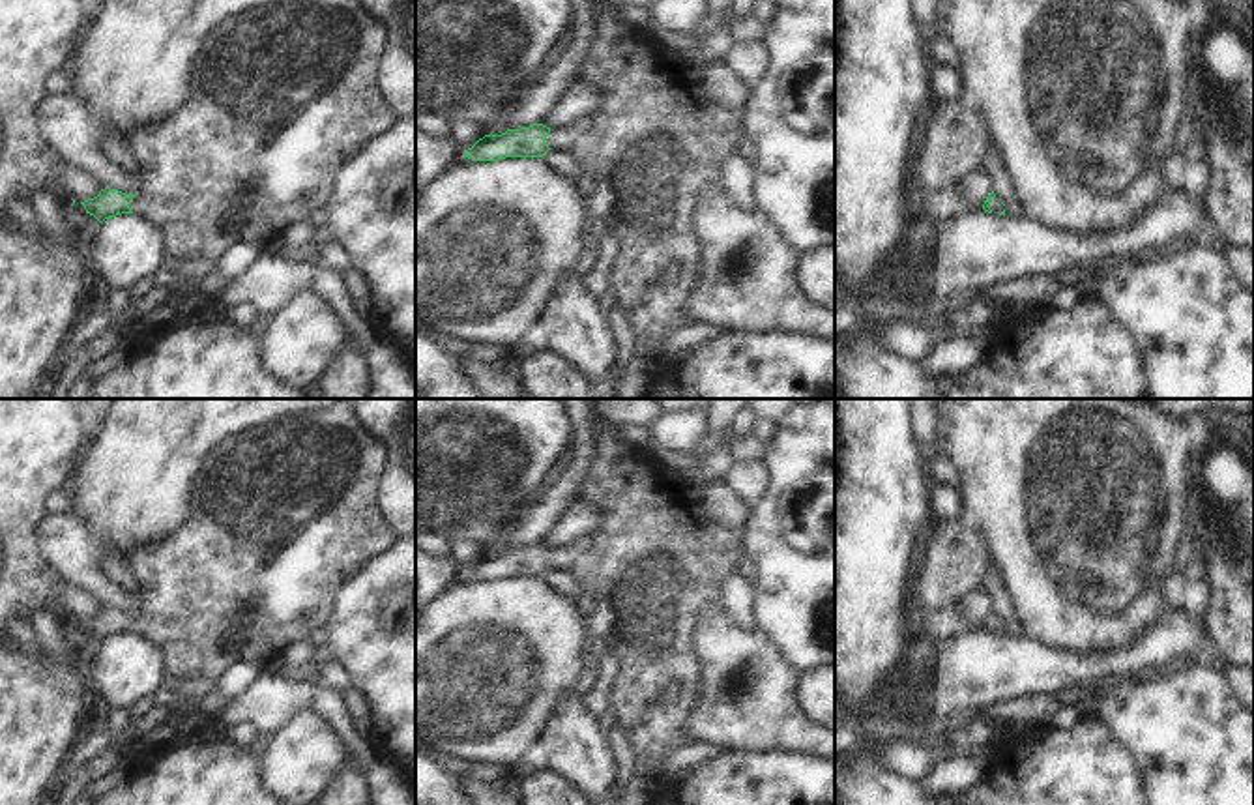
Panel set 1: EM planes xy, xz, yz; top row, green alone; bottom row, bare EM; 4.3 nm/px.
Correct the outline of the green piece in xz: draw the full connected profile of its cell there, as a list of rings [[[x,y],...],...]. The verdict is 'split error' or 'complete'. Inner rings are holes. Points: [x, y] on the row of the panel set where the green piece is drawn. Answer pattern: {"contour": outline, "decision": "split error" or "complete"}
{"contour": [[[593,0],[593,37],[580,60],[575,80],[599,92],[597,109],[558,129],[543,124],[507,129],[502,135],[485,135],[464,157],[472,161],[498,161],[505,157],[543,157],[550,148],[567,152],[578,163],[578,174],[593,183],[586,200],[591,217],[599,217],[618,243],[616,262],[608,273],[608,294],[623,313],[631,333],[648,348],[648,356],[663,361],[664,346],[672,333],[691,326],[685,313],[700,279],[696,251],[700,240],[694,232],[694,210],[704,193],[721,180],[721,165],[737,152],[743,137],[741,118],[717,105],[698,84],[698,69],[683,52],[664,47],[649,32],[623,22],[616,9]]], "decision": "split error"}

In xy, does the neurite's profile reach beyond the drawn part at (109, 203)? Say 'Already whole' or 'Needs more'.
Needs more

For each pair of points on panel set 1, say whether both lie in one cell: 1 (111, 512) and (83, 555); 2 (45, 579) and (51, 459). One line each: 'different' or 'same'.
1: different
2: same

